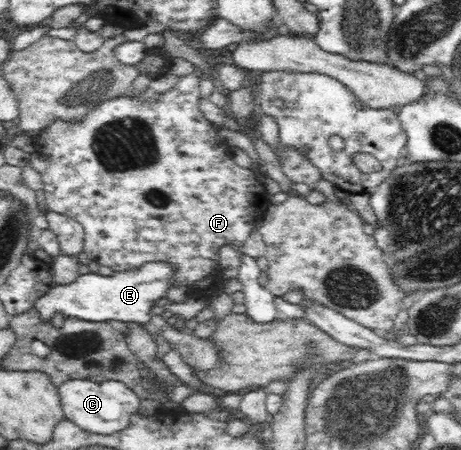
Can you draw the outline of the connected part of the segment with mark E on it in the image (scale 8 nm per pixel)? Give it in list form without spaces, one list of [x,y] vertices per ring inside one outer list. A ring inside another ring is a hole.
[[[147,262],[137,270],[115,271],[111,276],[99,273],[79,275],[73,282],[54,284],[47,294],[35,301],[34,307],[39,312],[39,318],[50,321],[55,312],[65,317],[75,317],[84,321],[105,322],[121,320],[121,322],[135,322],[144,325],[150,321],[149,311],[155,300],[165,296],[165,292],[178,284],[172,280],[176,268],[168,262]]]

